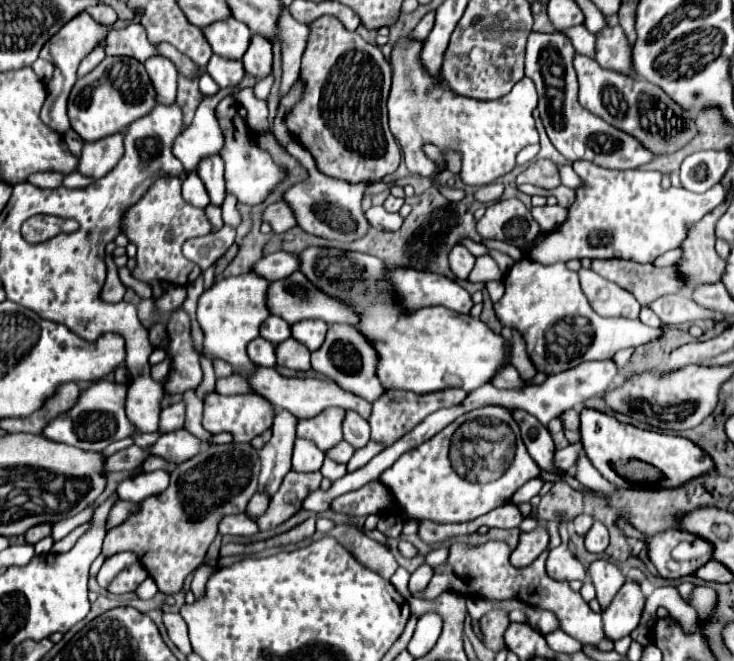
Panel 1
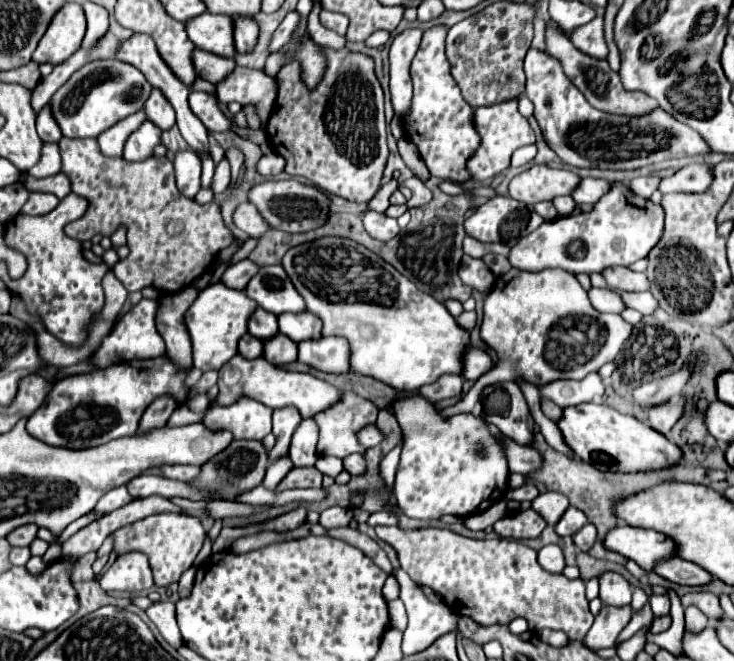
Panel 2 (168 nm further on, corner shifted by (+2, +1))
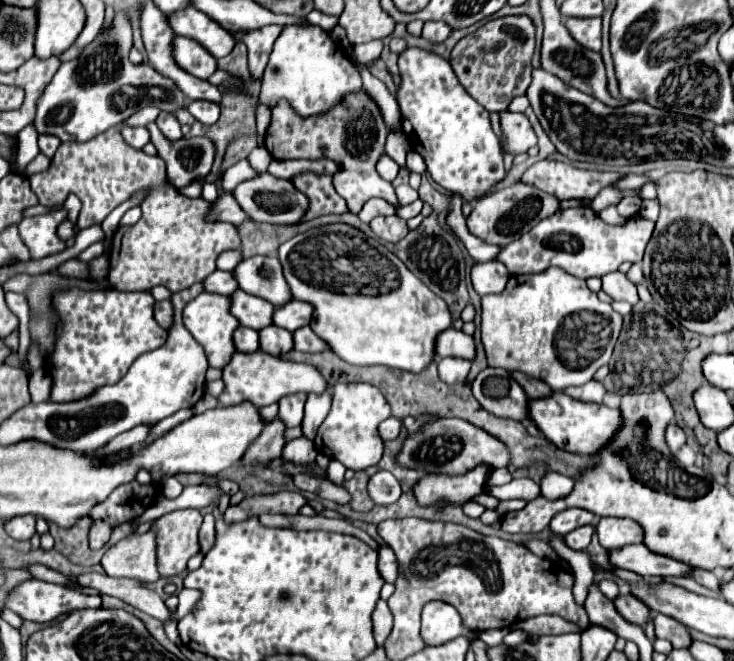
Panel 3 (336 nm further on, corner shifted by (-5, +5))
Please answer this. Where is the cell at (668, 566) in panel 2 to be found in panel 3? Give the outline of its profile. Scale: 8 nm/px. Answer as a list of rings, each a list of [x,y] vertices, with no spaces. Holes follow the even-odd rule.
[[[642,543],[612,549],[608,553],[608,559],[610,559],[610,565],[634,571],[642,577],[652,577],[652,575],[662,575],[662,577],[680,575],[680,577],[684,577],[692,569],[680,561],[674,561],[670,557],[656,555],[656,553],[648,551],[648,547],[644,547]]]

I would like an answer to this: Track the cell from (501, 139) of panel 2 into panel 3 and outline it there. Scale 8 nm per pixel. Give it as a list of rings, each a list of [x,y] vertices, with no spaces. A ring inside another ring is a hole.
[[[504,111],[500,113],[500,121],[502,121],[502,131],[504,131],[506,151],[510,151],[512,155],[518,155],[536,145],[536,135],[526,115]]]

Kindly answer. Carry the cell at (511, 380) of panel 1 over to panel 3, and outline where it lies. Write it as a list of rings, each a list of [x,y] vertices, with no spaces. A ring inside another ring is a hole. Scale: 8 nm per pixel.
[[[448,327],[436,337],[434,353],[436,353],[436,359],[442,359],[442,357],[464,357],[464,359],[472,361],[474,353],[476,353],[474,339],[470,335],[466,335],[464,331]]]

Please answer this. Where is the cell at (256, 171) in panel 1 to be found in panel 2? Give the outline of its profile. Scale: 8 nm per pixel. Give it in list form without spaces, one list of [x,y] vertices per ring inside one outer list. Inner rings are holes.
[[[223,157],[221,163],[217,163],[215,169],[215,177],[213,177],[213,193],[221,193],[229,187],[231,183],[231,167],[229,167],[229,159]]]

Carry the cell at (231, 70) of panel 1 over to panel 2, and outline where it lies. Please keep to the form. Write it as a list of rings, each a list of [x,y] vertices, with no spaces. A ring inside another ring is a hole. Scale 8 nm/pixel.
[[[195,49],[193,51],[193,65],[195,65],[195,71],[199,77],[217,85],[233,73],[237,63],[235,63],[235,59],[227,59],[227,57],[219,57],[219,55],[213,55],[203,49]]]

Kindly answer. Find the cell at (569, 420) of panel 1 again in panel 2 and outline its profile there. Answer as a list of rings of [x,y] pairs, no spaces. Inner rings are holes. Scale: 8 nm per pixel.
[[[541,403],[541,409],[543,409],[545,417],[549,417],[553,423],[559,423],[559,421],[561,421],[561,413],[563,413],[563,409],[557,407],[555,403]]]

